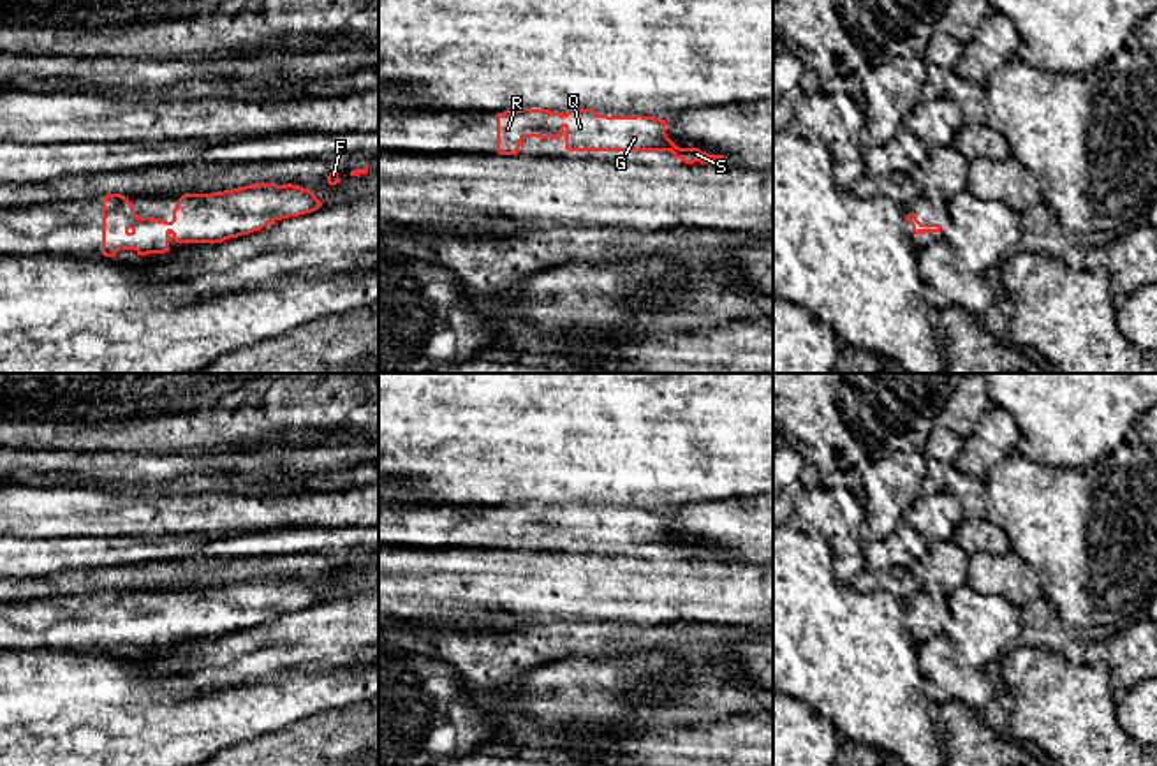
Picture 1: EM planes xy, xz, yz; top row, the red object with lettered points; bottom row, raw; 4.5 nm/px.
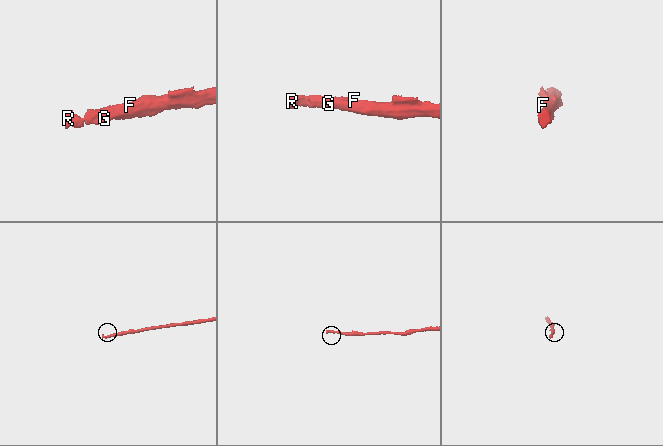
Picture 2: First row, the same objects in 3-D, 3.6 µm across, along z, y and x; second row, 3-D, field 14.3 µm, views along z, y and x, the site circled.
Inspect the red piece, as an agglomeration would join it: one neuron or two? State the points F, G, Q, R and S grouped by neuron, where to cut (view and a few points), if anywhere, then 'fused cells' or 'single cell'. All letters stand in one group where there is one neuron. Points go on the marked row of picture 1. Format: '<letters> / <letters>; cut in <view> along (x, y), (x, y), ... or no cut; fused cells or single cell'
F G Q R S; no cut; single cell

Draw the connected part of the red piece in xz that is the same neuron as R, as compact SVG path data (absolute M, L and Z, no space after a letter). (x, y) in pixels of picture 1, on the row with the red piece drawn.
M574 107L564 113L549 109L512 109L497 113L497 153L518 155L525 137L565 137L569 151L671 151L685 164L713 162L726 166L727 157L699 148L680 148L666 134L666 120L655 116L608 116L593 109Z

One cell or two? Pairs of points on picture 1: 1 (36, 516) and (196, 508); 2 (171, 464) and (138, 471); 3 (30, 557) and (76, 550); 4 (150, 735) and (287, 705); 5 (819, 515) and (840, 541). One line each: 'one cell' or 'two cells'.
1: one cell
2: one cell
3: one cell
4: one cell
5: one cell

